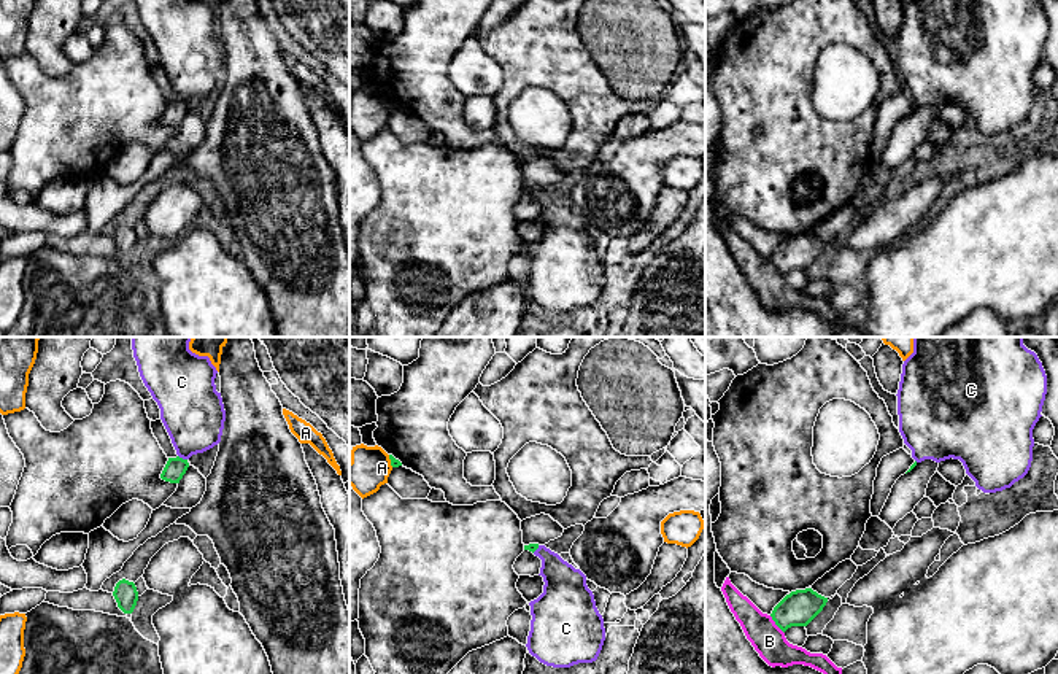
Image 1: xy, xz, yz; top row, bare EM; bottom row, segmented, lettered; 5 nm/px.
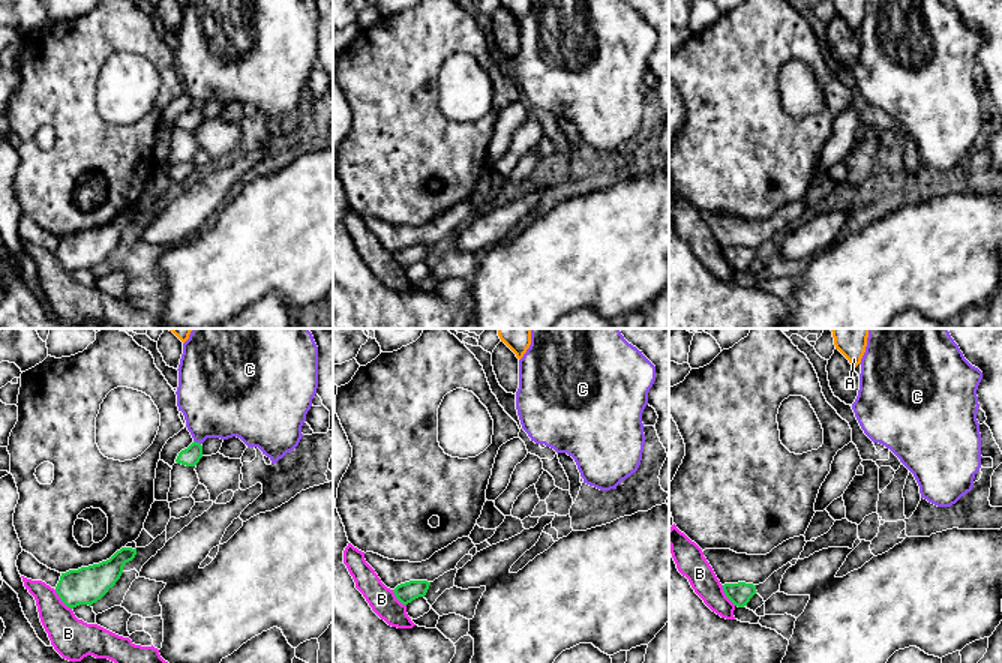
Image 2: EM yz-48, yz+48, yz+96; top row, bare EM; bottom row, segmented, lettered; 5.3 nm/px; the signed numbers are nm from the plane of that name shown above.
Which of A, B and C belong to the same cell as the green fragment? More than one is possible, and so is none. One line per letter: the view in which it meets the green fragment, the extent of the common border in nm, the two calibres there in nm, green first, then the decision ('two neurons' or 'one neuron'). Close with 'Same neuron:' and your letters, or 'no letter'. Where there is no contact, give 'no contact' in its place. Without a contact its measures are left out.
A: xz | 70 nm | 50/200 nm | two neurons
B: yz | 120 nm | 180/170 nm | two neurons
C: xy | 50 nm | 110/320 nm | one neuron
Same neuron: C

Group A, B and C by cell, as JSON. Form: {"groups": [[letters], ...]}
{"groups": [["A"], ["B"], ["C"]]}

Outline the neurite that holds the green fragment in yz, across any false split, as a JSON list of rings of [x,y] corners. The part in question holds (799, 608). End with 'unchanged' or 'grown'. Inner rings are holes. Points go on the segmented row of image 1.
[[[812,588],[786,595],[772,610],[770,617],[785,633],[791,626],[807,626],[826,606],[828,598]]]; unchanged

